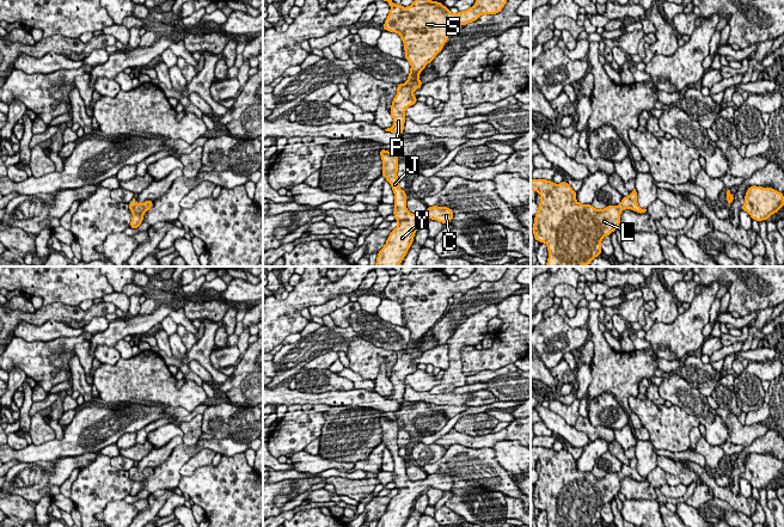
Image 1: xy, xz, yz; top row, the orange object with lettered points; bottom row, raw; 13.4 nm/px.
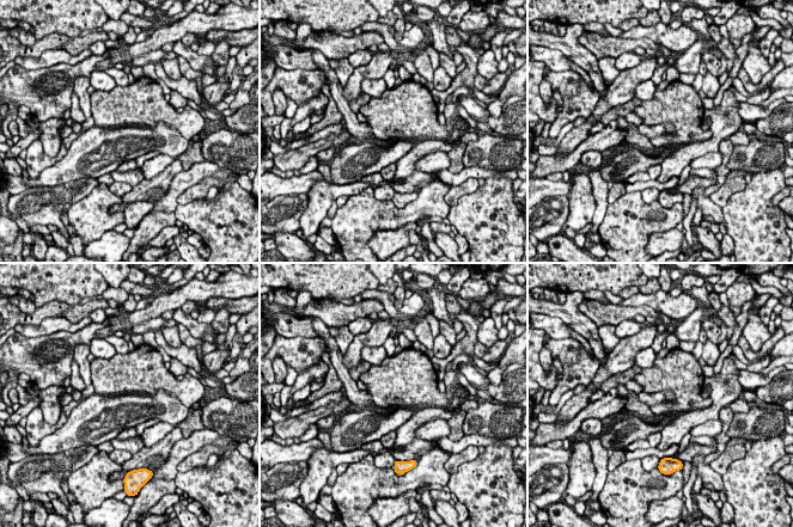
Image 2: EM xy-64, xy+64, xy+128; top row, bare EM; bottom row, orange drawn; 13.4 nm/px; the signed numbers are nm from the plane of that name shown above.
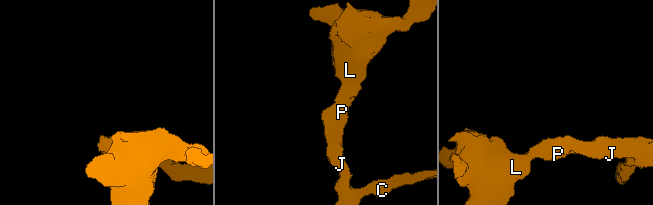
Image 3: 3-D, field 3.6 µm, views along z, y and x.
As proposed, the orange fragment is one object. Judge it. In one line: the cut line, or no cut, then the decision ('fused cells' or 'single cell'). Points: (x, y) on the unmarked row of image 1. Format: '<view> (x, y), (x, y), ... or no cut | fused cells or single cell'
no cut | single cell

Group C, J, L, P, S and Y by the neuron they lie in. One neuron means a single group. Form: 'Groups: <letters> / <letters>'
Groups: C J L P S Y

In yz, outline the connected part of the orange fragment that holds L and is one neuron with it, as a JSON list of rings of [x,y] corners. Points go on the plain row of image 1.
[[[532,447],[531,459],[537,459],[540,462],[532,498],[537,509],[546,511],[547,527],[593,527],[601,522],[602,507],[618,497],[620,480],[624,477],[636,478],[638,482],[647,479],[637,471],[636,456],[627,465],[623,465],[618,473],[607,473],[605,477],[595,477],[593,472],[578,471],[576,468],[577,460],[564,448],[555,452],[552,448]]]

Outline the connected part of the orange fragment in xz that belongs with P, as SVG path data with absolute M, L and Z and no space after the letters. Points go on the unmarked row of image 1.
M378 266L391 272L384 290L384 298L396 300L404 311L405 327L410 330L410 342L404 351L397 353L397 362L392 368L390 381L393 393L385 397L390 400L404 400L405 378L417 370L414 359L423 351L418 347L421 339L443 317L448 308L448 299L458 292L467 293L482 282L496 282L502 278L508 266L476 266L467 278L451 281L442 270L429 266L416 266L409 275L394 272L392 266Z

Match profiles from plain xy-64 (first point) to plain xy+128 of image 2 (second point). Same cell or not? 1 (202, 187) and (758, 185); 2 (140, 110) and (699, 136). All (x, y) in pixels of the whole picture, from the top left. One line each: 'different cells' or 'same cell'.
1: different cells
2: same cell

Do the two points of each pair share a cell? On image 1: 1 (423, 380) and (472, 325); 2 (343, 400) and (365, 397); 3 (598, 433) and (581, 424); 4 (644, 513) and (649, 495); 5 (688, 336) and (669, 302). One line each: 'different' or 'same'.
1: different
2: same
3: same
4: different
5: different

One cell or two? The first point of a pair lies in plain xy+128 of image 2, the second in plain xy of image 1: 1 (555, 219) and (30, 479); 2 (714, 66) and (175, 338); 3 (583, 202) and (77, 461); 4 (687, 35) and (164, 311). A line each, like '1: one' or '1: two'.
1: one
2: two
3: one
4: two

